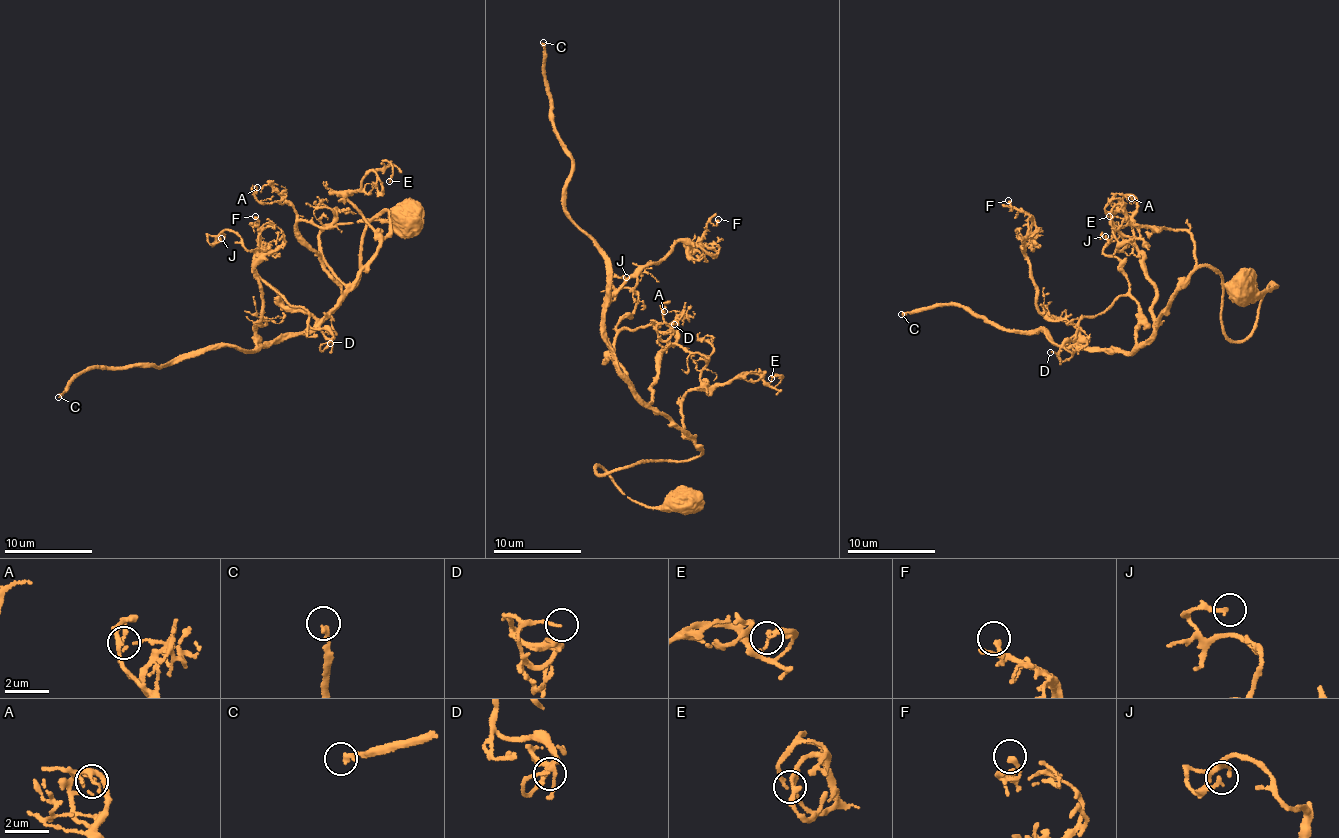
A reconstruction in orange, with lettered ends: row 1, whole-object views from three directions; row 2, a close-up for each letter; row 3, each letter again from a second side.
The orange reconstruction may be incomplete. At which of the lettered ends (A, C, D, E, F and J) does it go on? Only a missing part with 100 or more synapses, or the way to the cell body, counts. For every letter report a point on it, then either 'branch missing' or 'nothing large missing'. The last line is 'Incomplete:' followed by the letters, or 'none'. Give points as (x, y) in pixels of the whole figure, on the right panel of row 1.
A: (1131, 198) | nothing large missing
C: (901, 314) | branch missing
D: (1050, 352) | nothing large missing
E: (1109, 216) | nothing large missing
F: (1008, 200) | nothing large missing
J: (1105, 236) | nothing large missing
Incomplete: C

